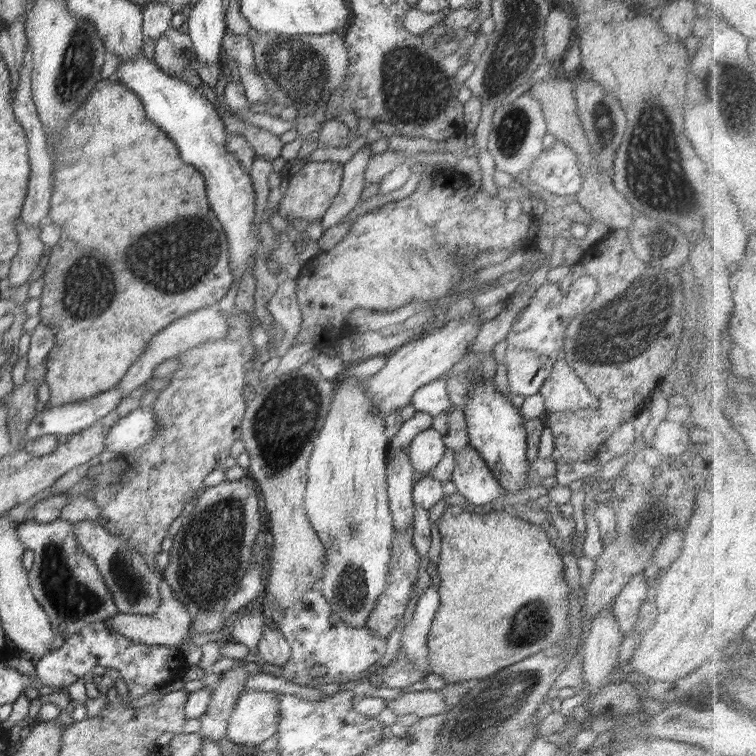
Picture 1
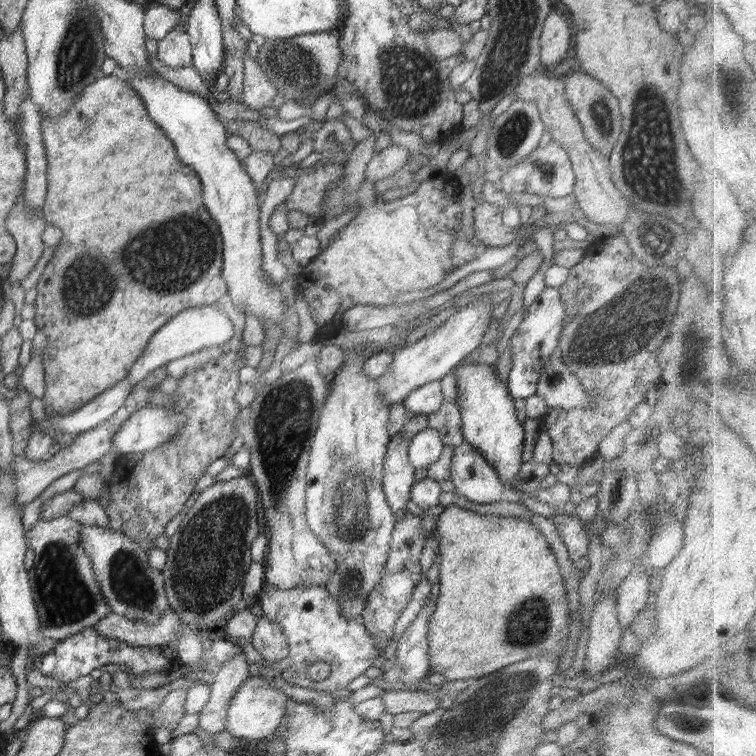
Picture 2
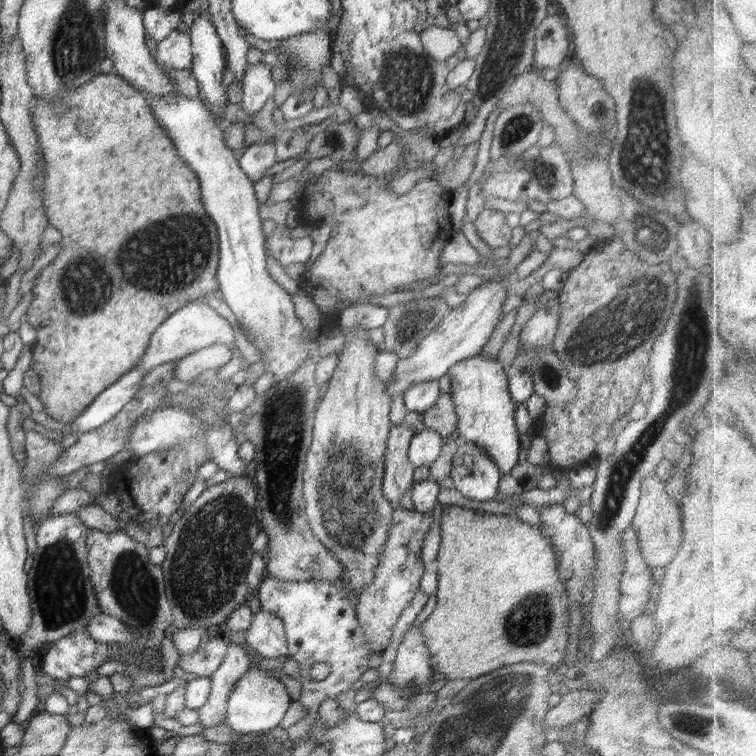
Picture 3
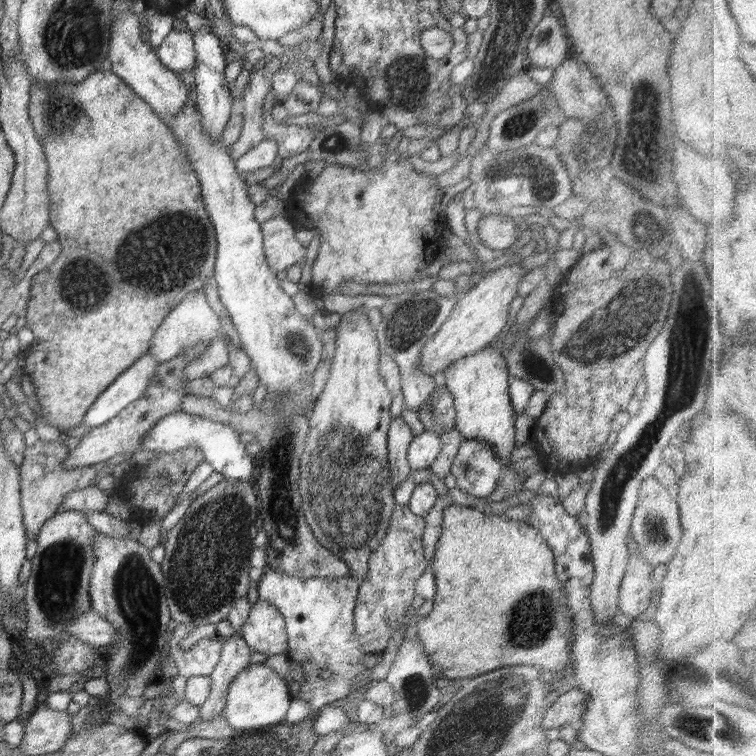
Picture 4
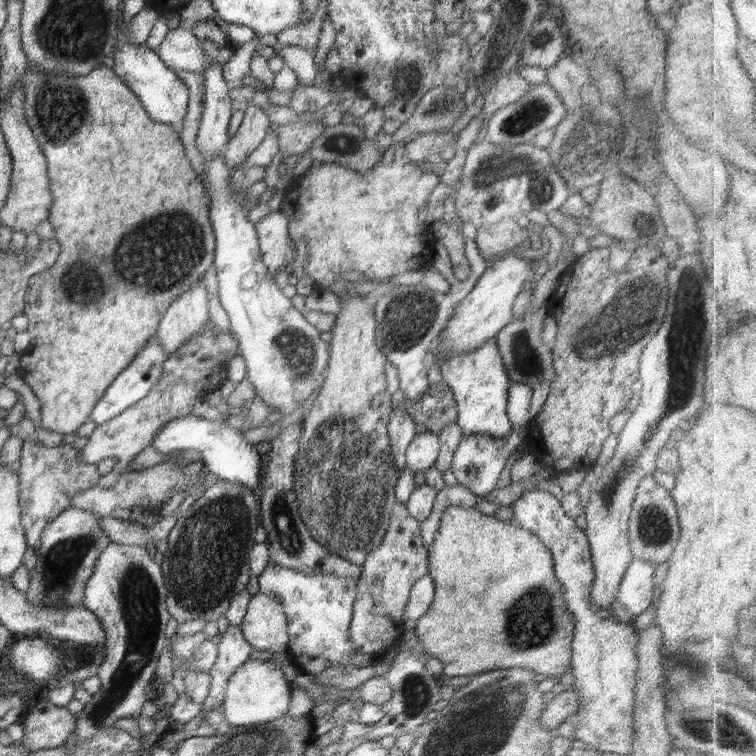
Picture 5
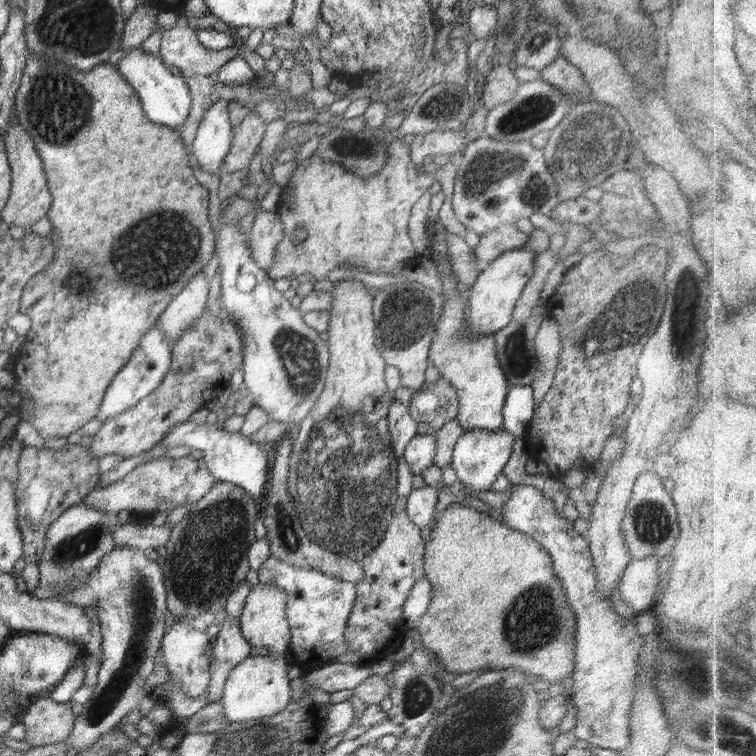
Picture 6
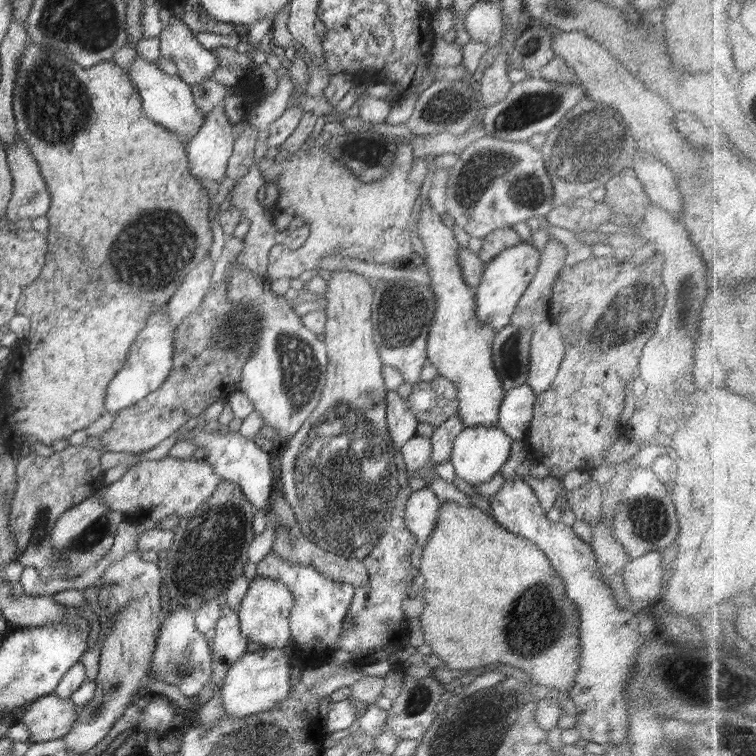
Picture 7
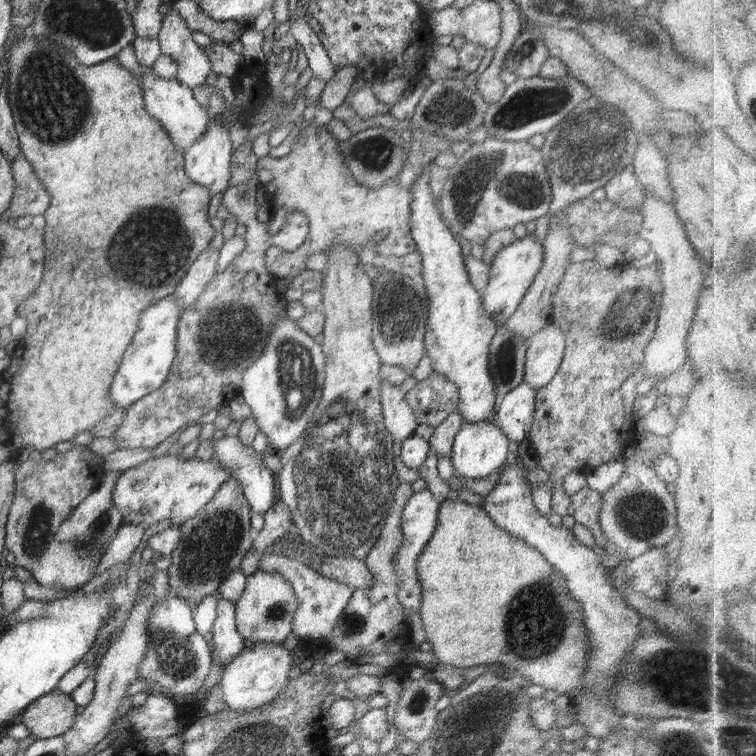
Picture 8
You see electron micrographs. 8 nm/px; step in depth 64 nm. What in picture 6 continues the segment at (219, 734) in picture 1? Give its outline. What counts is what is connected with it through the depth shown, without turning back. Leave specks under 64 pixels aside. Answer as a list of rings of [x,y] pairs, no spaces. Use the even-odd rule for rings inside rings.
[[[226,617],[220,631],[215,636],[210,660],[211,684],[208,690],[208,703],[220,700],[230,671],[250,656],[252,645],[243,637],[239,619]]]

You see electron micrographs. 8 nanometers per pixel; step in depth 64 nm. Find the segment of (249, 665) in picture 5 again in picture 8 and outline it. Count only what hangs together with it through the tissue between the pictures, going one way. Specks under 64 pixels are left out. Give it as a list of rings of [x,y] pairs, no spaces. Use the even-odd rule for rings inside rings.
[[[257,642],[245,646],[238,656],[227,664],[219,682],[228,709],[248,711],[261,707],[276,698],[287,685],[288,672],[294,663],[293,651],[282,644]]]

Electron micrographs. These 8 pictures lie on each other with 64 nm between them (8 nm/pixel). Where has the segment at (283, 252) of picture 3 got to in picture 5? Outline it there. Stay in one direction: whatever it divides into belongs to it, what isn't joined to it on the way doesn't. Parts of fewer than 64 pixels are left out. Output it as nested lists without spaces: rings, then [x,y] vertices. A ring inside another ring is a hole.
[[[280,210],[268,213],[255,223],[262,263],[272,274],[279,273],[296,258],[296,248],[289,240],[287,215]]]

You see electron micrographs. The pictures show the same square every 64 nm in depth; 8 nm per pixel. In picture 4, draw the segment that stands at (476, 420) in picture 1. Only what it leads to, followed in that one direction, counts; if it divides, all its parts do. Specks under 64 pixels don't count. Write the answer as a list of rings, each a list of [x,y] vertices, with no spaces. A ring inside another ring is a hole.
[[[494,345],[486,346],[470,356],[455,360],[443,370],[447,388],[452,394],[456,410],[455,427],[466,439],[487,442],[503,460],[507,468],[508,458],[515,444],[514,407],[509,395],[509,372],[503,353]]]

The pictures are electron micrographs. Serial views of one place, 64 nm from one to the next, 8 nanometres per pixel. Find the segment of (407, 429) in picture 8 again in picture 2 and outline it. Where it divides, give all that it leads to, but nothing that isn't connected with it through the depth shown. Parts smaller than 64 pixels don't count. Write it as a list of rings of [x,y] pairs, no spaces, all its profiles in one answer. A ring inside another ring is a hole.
[[[401,431],[391,436],[383,464],[383,491],[396,516],[408,511],[406,503],[411,498],[411,488],[416,482],[415,468],[408,456],[409,440],[401,435]]]

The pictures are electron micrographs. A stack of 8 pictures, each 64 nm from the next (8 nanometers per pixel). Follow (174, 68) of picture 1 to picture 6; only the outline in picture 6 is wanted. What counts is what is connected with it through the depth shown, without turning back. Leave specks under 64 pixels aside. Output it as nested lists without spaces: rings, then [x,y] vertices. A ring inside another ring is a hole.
[[[186,26],[162,29],[161,39],[160,58],[164,65],[178,68],[186,80],[196,75],[214,77],[223,65],[244,52],[241,42],[224,50],[208,50],[200,44],[196,30]]]

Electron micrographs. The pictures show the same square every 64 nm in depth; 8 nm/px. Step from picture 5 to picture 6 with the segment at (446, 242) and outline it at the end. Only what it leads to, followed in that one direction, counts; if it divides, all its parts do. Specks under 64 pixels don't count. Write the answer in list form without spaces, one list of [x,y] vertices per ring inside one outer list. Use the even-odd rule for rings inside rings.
[[[446,229],[445,231],[447,232],[444,237],[447,238],[450,270],[460,285],[472,288],[480,274],[476,268],[476,260],[474,260],[477,253],[473,253],[473,248],[466,243],[460,234],[449,233]]]

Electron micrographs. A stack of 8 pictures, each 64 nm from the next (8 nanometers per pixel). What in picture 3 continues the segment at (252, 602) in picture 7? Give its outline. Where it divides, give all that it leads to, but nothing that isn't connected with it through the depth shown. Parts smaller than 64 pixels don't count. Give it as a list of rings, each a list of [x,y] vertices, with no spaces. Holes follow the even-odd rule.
[[[262,608],[253,613],[252,620],[248,630],[245,632],[246,644],[264,658],[287,657],[287,638],[282,619],[279,619],[273,612]]]

